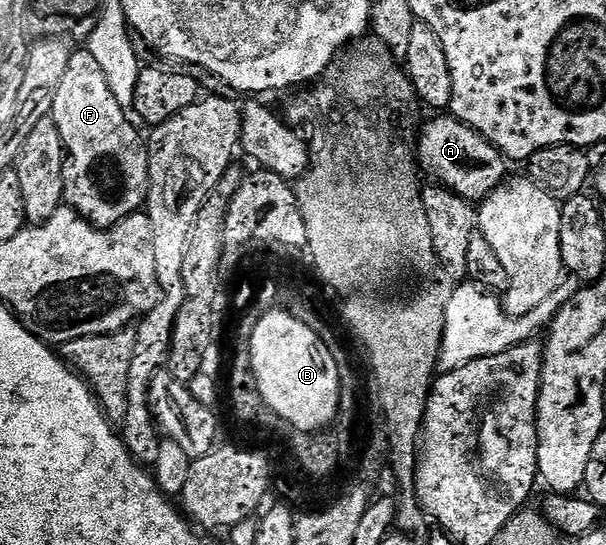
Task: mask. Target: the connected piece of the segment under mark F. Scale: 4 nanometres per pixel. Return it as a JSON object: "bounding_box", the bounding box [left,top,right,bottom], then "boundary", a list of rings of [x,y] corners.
{"bounding_box":[51,47,149,227],"boundary":[[[86,47],[76,48],[65,67],[55,93],[51,96],[51,112],[63,140],[63,199],[84,221],[96,227],[110,227],[130,213],[140,212],[149,197],[149,161],[139,142],[139,133],[127,122],[124,106],[117,103],[97,59]]]}

